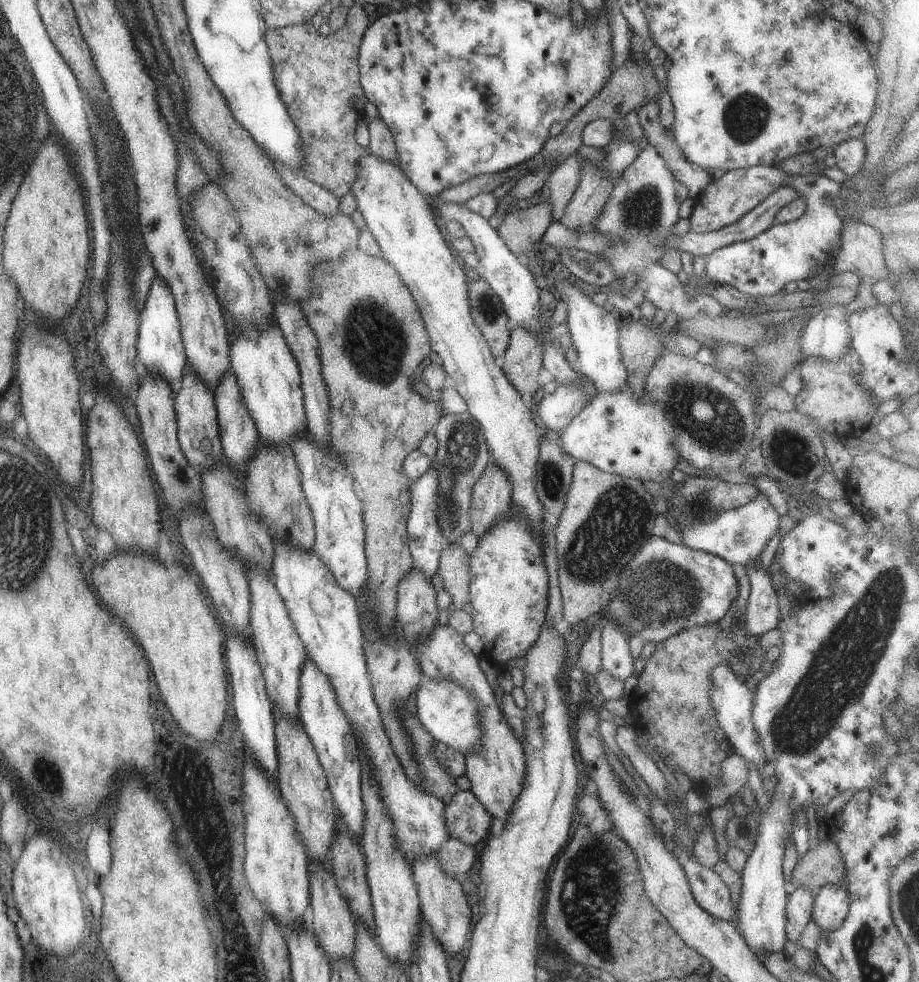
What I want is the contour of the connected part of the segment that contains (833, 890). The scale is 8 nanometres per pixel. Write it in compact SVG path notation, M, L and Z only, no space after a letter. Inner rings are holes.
M825 884L814 893L812 921L821 930L838 930L849 911L849 898L844 885Z

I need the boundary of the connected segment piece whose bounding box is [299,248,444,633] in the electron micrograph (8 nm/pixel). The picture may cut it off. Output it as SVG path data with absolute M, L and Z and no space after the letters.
M358 248L348 250L338 264L318 264L312 270L310 298L300 300L299 305L319 342L322 378L330 395L330 446L338 452L342 464L346 464L354 478L353 488L363 504L369 572L366 592L370 592L370 600L374 602L378 630L390 633L390 626L397 619L397 586L402 576L410 574L415 566L407 534L412 480L404 472L404 461L410 452L419 448L424 436L433 431L444 415L438 395L422 398L415 389L414 374L431 351L429 334L412 293L396 268L383 256L366 256L366 252Z

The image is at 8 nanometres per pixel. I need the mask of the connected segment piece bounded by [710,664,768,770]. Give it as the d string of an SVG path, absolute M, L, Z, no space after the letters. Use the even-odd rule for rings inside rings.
M719 664L714 667L712 672L713 689L710 701L715 712L715 719L723 728L734 748L734 753L744 757L748 762L752 762L759 769L763 768L768 762L764 748L760 744L760 736L752 722L752 708L754 708L755 694L739 681L734 672L730 672L728 666Z

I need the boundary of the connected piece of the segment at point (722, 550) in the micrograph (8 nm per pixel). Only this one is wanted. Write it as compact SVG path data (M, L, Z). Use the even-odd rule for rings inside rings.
M759 493L748 504L724 512L712 512L710 519L705 517L702 522L696 520L694 524L682 524L682 528L677 530L684 546L720 556L731 565L740 564L746 567L760 558L766 544L778 531L778 518L780 515L774 510L768 498Z

